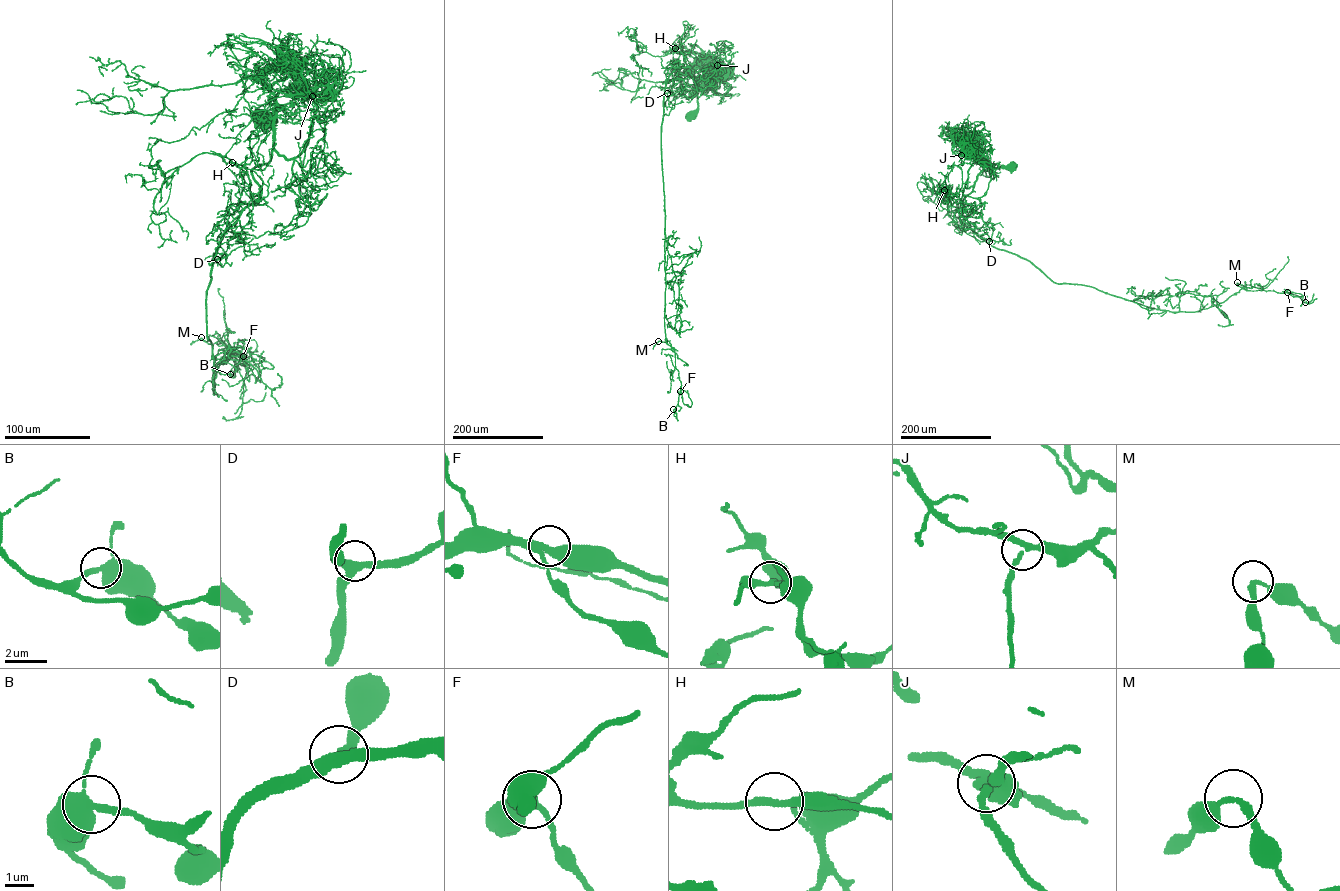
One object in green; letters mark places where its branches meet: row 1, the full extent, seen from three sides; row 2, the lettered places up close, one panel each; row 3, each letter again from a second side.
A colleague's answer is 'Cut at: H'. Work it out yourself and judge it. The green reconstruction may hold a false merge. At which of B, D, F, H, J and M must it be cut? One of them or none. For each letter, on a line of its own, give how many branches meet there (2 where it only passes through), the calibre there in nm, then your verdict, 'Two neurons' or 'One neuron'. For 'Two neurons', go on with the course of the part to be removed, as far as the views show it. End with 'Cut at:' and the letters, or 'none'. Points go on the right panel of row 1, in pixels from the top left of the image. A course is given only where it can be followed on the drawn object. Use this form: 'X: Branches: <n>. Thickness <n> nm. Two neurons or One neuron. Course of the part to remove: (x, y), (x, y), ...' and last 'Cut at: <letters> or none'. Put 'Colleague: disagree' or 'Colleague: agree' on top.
Colleague: agree
B: Branches: 3. Thickness 360 nm. One neuron
D: Branches: 3. Thickness 360 nm. One neuron
F: Branches: 3. Thickness 340 nm. One neuron
H: Branches: 3. Thickness 180 nm. Two neurons
J: Branches: 3. Thickness 240 nm. One neuron
M: Branches: 2. Thickness 220 nm. One neuron
Cut at: H

